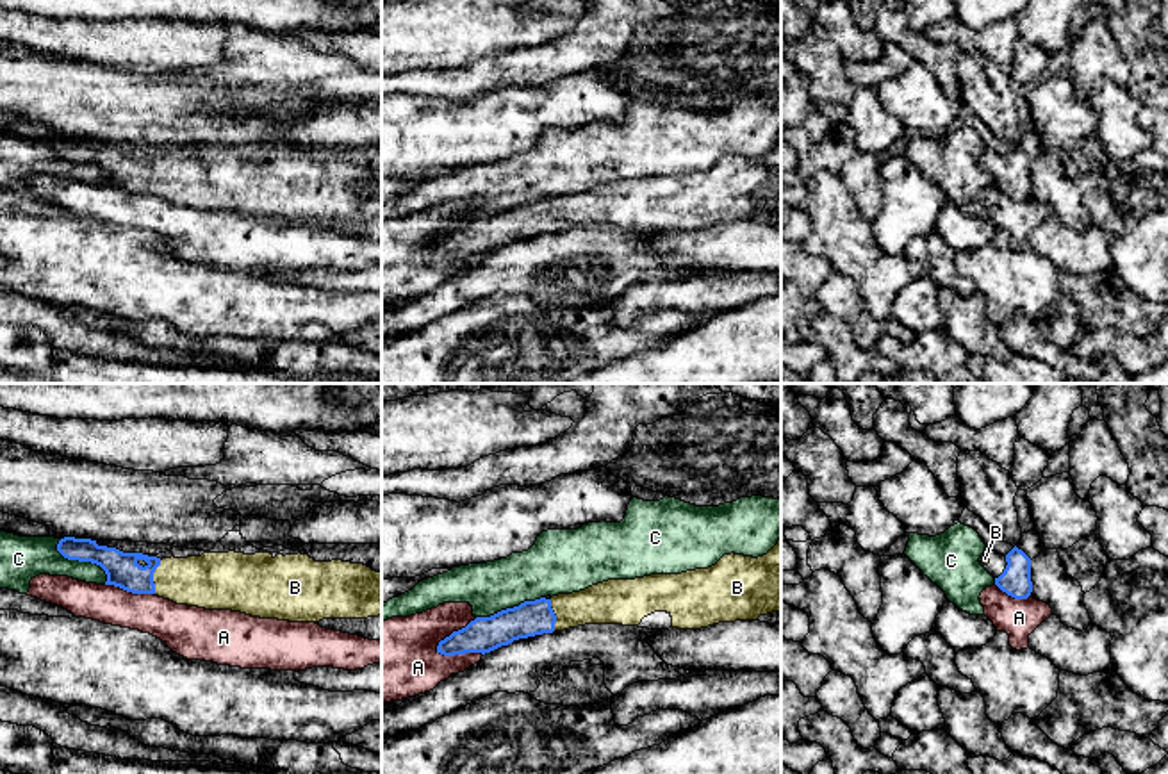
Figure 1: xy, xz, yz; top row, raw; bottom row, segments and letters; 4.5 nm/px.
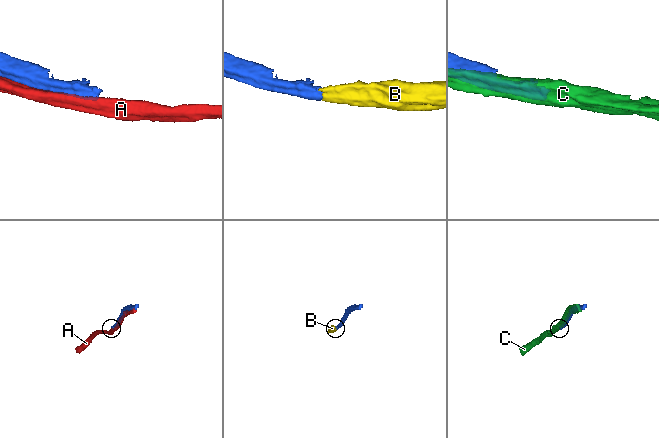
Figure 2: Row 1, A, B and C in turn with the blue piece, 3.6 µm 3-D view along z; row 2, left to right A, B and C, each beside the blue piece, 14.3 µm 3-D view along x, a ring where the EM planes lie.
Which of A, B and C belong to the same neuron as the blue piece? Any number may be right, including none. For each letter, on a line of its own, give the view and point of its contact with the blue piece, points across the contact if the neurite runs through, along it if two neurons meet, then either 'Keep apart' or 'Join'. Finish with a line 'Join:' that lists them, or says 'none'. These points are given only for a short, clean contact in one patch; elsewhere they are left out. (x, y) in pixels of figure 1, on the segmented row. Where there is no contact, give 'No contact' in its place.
A: Touches blue at xz (453, 632). Keep apart
B: Touches blue at xy (152, 576). Path across: xy (122, 569), (131, 576), (152, 576), (207, 582). Join
C: Touches blue at xy (82, 560). Keep apart
Join: B

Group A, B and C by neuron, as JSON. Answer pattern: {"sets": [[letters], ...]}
{"sets": [["A"], ["B"], ["C"]]}

